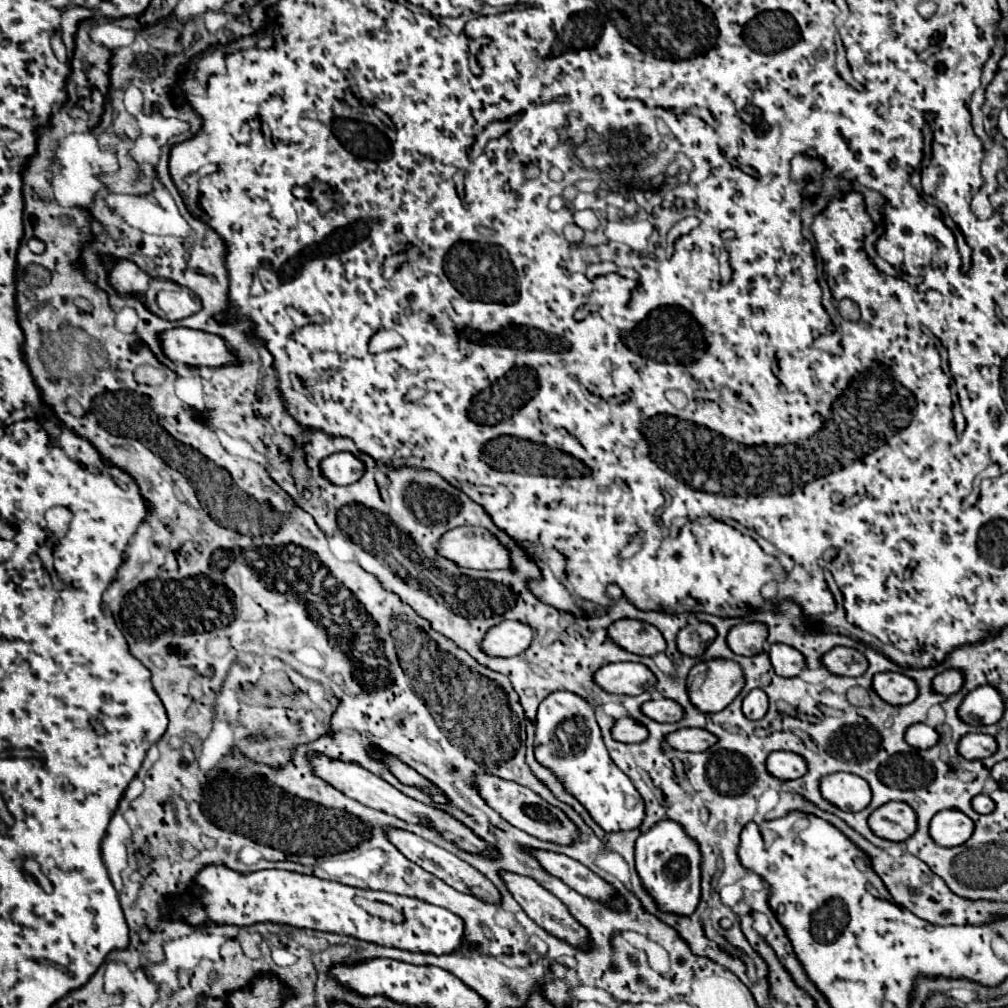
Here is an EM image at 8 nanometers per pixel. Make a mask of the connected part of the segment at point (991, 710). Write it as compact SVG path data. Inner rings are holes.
M983 685L963 699L959 717L969 725L993 725L1005 713L1005 697L993 685Z

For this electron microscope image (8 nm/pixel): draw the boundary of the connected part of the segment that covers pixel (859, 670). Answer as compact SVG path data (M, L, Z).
M835 647L829 653L823 655L823 665L827 667L829 673L833 675L843 675L843 677L859 677L867 671L869 661L865 655L857 649L849 647Z

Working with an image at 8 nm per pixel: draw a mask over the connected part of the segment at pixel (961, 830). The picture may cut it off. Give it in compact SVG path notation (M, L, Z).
M957 809L939 811L931 819L931 837L943 847L955 847L969 841L975 831L975 823Z

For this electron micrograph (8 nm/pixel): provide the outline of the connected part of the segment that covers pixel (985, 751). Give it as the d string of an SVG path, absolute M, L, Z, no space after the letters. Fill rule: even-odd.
M969 733L959 741L959 753L965 759L985 759L997 751L995 737L987 733Z

